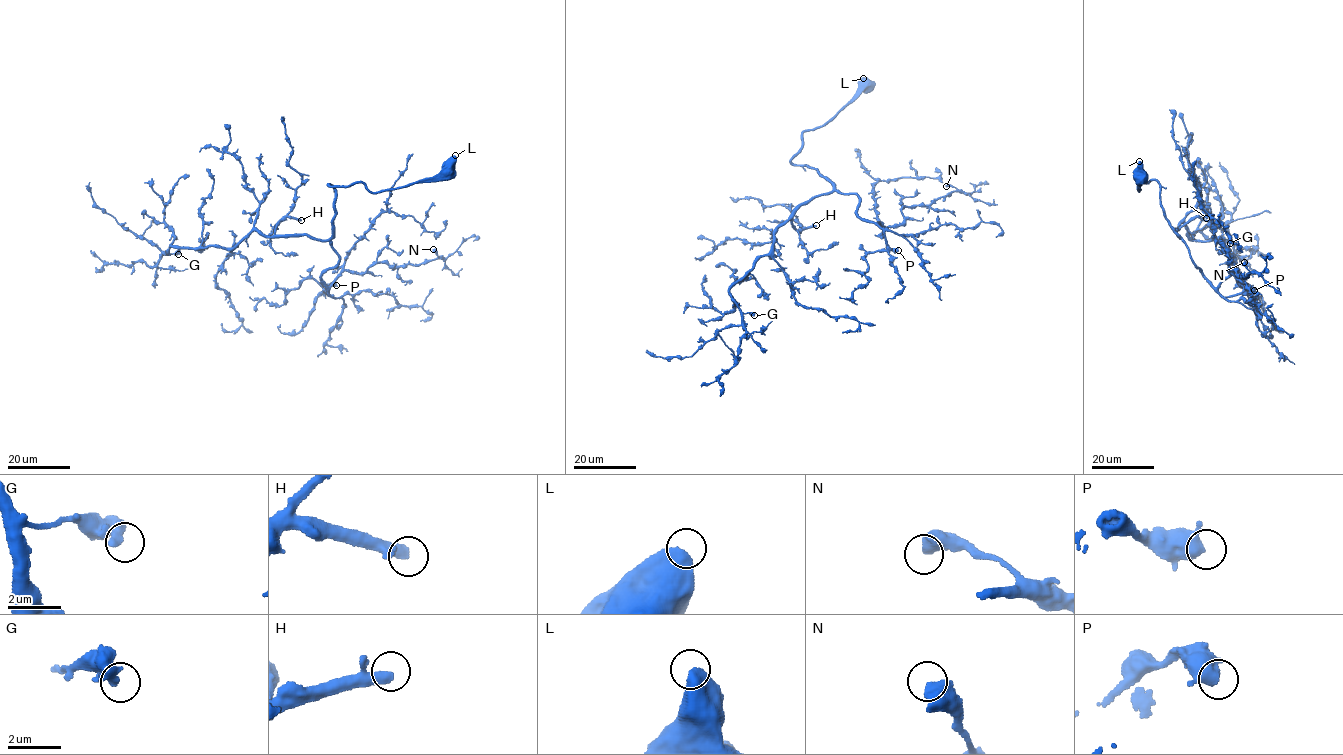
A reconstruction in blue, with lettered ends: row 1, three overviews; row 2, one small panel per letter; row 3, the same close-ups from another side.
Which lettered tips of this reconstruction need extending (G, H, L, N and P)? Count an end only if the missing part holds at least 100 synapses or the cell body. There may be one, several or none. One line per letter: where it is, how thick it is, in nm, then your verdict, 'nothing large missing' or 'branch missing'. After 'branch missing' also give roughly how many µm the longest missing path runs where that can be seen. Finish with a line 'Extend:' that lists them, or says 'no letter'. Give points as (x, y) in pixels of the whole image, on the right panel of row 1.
G: (1230, 243) | 550 nm | nothing large missing
H: (1206, 218) | 300 nm | branch missing | 50 µm
L: (1139, 161) | 600 nm | nothing large missing
N: (1244, 262) | 420 nm | nothing large missing
P: (1254, 290) | 650 nm | nothing large missing
Extend: H

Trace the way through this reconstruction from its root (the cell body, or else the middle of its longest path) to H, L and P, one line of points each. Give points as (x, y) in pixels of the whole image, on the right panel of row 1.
H: (1139, 178), (1138, 191), (1137, 179), (1159, 184), (1160, 206), (1178, 237), (1173, 230), (1202, 213), (1206, 218)
L: (1139, 178), (1136, 177), (1139, 161)
P: (1139, 178), (1138, 191), (1137, 179), (1159, 184), (1164, 216), (1212, 288), (1224, 297), (1254, 290)

